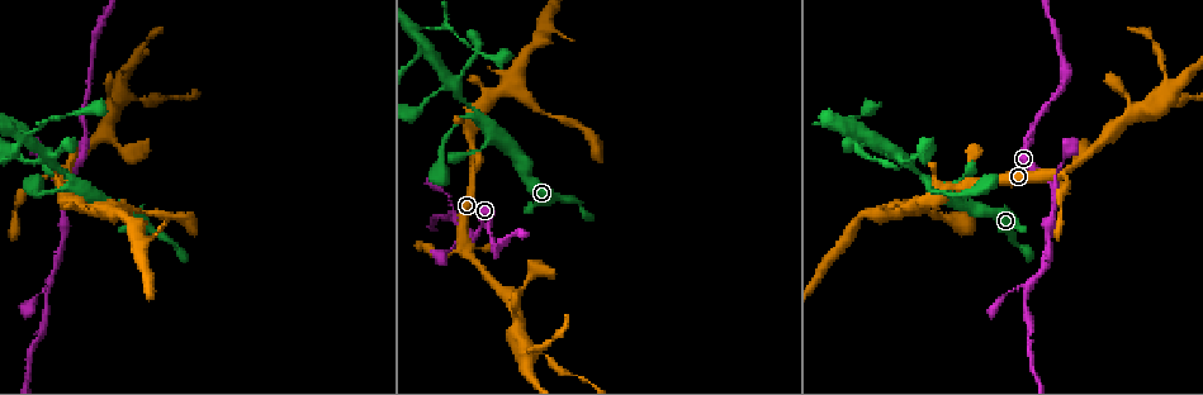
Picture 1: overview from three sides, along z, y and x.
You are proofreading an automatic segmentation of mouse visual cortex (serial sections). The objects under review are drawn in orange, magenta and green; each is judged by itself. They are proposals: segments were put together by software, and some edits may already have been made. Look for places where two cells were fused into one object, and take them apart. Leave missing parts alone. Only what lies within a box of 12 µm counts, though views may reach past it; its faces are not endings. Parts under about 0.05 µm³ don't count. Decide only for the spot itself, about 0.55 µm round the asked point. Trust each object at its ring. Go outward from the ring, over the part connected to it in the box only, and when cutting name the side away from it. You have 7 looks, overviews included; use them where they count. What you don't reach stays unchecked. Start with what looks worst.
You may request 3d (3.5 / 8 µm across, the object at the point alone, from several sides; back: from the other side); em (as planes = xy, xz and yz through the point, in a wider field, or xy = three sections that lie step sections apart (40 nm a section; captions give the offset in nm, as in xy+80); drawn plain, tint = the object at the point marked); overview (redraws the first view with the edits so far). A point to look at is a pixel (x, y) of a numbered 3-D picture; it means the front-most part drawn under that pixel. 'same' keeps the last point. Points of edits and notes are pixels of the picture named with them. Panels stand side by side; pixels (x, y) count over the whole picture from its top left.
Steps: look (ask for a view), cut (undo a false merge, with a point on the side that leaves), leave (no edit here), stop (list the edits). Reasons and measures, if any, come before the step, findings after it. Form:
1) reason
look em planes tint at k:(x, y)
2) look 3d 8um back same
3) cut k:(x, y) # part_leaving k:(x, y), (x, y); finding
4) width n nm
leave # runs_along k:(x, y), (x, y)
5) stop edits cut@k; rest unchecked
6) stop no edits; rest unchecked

side arm on a straight run
look 3d 3.5um at 1:(1030, 287)

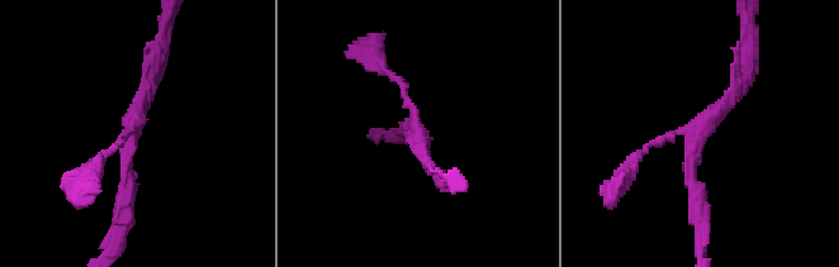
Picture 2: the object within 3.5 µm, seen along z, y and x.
leave # runs_along 2:(744, 67), (692, 144), (700, 210); all the same cell

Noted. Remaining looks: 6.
four-way junction
look 3d 3.5um at 1:(451, 83)

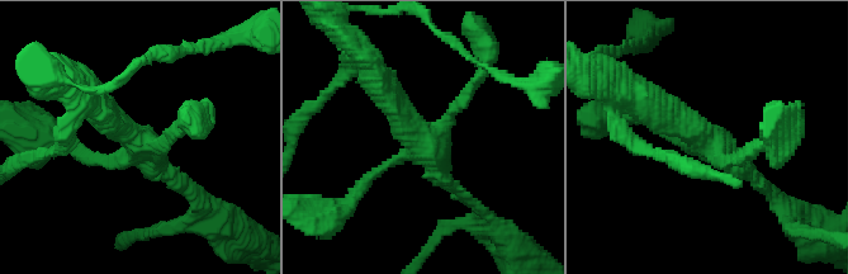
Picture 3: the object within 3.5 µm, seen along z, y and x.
arms 4; arm_widths 150, 150, 200, 350 nm; need the tissue
look em planes plain at 3:(141, 141)

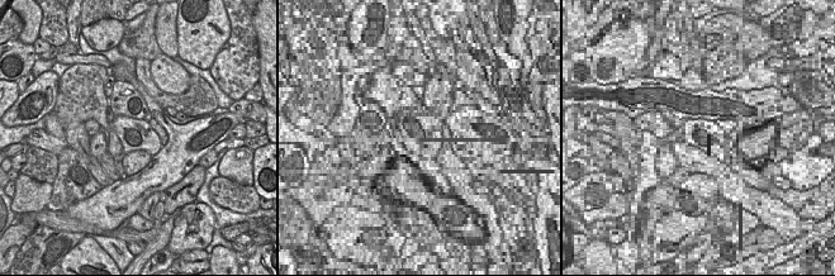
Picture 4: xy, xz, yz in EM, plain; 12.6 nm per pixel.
where the object lies
look em planes tint same

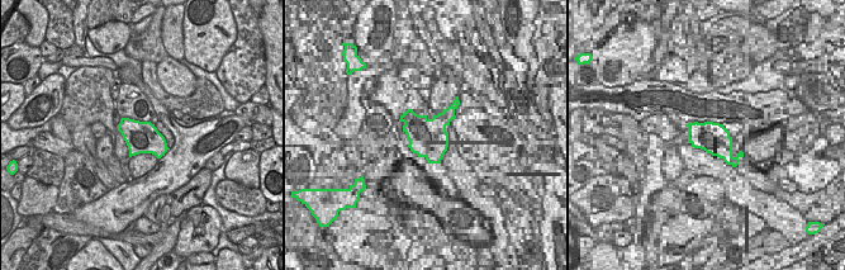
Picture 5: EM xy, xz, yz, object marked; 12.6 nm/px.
width 420 nm
leave # runs_along 3:(468, 199), (436, 173), (382, 85); all the same cell

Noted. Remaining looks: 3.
look 3d 3.5um at 1:(462, 245)

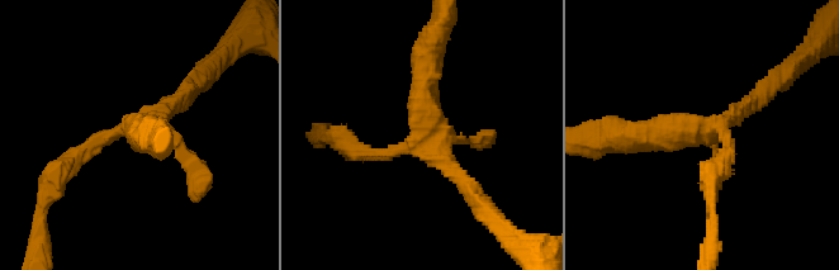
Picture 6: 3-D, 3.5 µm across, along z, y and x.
leave # runs_along 6:(630, 137), (714, 129), (769, 88); one cell here

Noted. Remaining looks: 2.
stop no edits; rest unchecked

